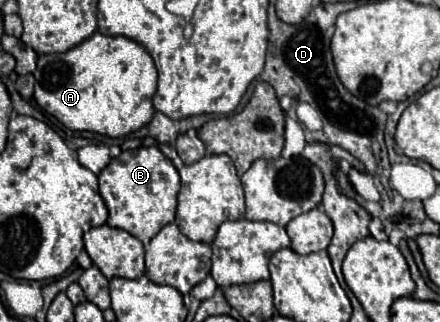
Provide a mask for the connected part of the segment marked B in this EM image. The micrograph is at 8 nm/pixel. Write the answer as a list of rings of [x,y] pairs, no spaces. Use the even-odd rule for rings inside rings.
[[[157,147],[123,151],[109,163],[109,167],[105,167],[105,171],[99,173],[99,191],[109,209],[107,223],[111,227],[129,231],[145,245],[153,235],[159,233],[161,227],[173,223],[175,207],[179,205],[179,189],[181,181],[178,170]]]

